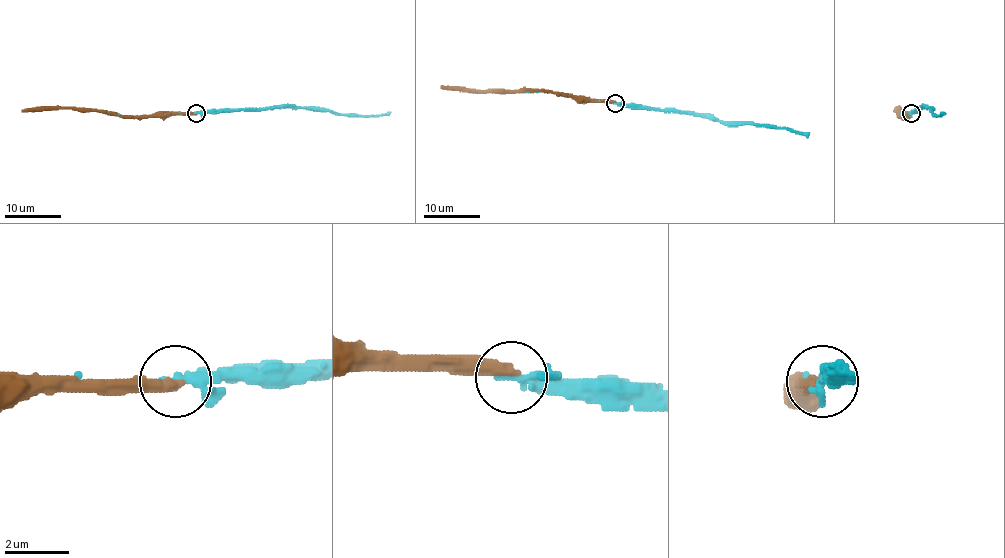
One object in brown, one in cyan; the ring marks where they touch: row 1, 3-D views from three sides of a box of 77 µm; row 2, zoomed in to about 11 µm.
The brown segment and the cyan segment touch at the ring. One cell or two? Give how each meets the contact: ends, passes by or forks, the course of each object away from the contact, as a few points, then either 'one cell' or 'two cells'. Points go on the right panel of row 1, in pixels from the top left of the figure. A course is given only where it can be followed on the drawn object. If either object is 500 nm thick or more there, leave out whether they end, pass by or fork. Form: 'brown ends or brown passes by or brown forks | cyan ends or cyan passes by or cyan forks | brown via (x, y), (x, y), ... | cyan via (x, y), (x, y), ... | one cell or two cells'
brown ends | cyan ends | brown via (910, 112), (900, 116), (899, 108), (893, 111) | cyan via (911, 112), (921, 107), (930, 108), (935, 115), (945, 112) | one cell

